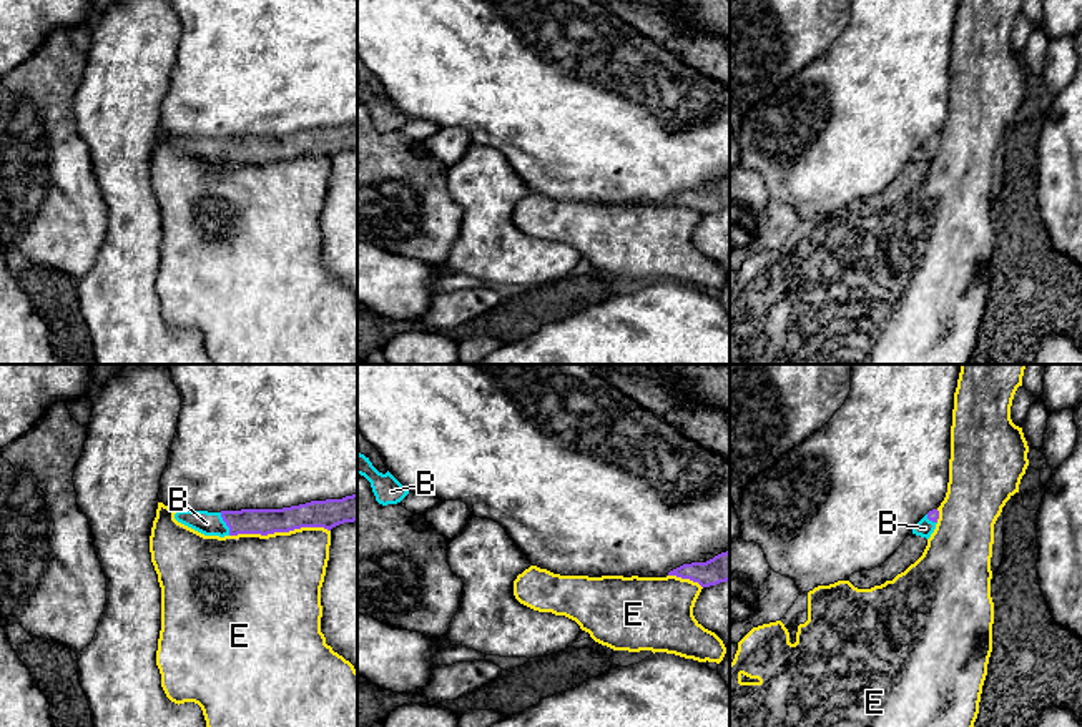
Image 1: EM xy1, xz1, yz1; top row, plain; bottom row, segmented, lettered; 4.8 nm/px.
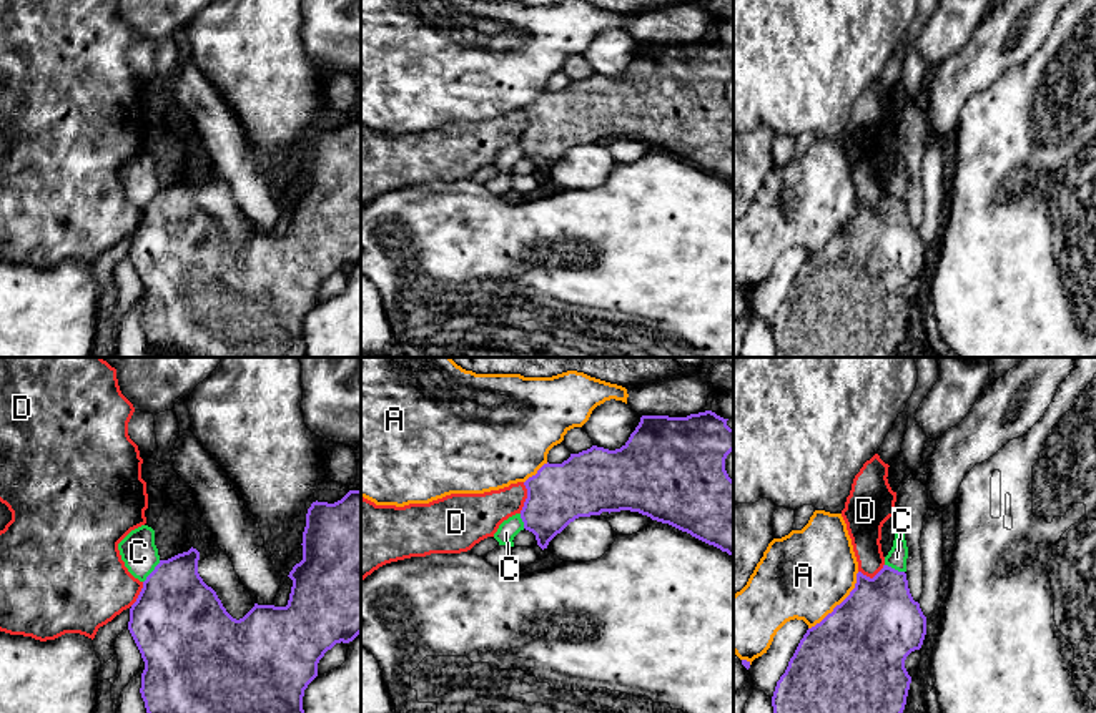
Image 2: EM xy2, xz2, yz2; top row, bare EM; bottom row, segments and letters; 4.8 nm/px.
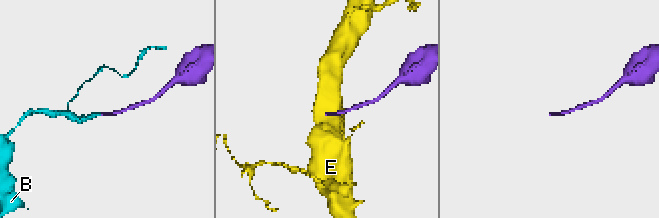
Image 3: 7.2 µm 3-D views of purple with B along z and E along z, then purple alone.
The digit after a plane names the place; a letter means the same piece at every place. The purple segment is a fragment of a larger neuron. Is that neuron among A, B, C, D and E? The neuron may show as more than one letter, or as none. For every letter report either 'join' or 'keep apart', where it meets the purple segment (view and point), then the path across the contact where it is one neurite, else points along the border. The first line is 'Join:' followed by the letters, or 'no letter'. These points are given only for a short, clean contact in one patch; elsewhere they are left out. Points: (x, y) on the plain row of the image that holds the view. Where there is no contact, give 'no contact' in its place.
Join: B
A: keep apart; meets purple in yz2 at (840, 231)
B: join; meets purple in xy1 at (226, 152); runs through xy1 (246, 148), (226, 152), (206, 150)
C: keep apart; meets purple in xy2 at (152, 200); border along xy2 (160, 188), (143, 210)
D: keep apart; meets purple in xz2 at (528, 125)
E: keep apart; meets purple in xy1 at (280, 158)

